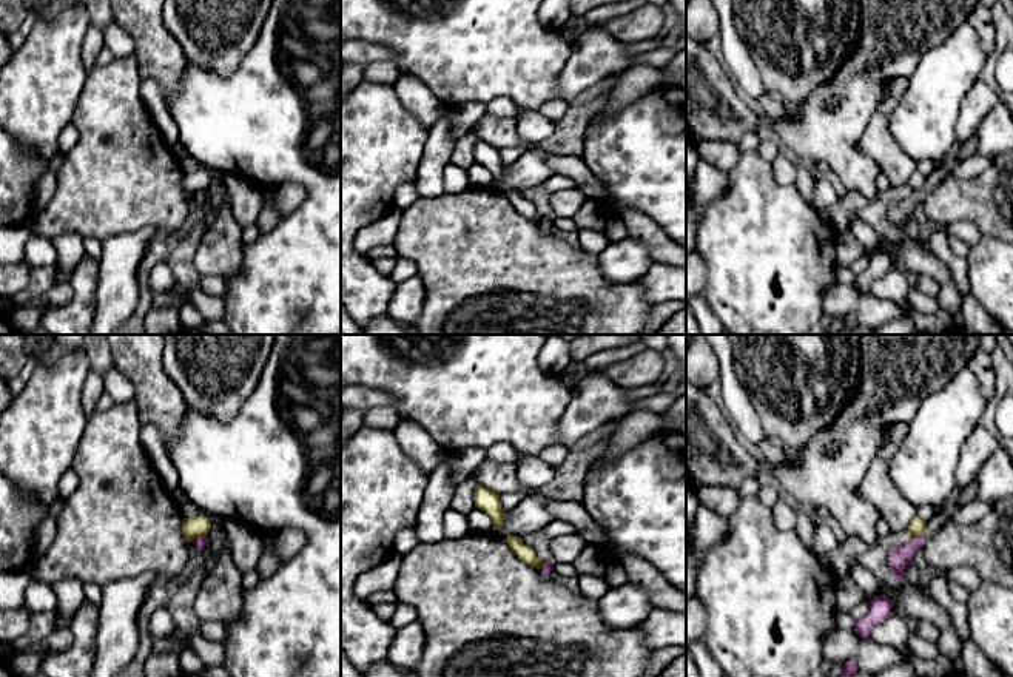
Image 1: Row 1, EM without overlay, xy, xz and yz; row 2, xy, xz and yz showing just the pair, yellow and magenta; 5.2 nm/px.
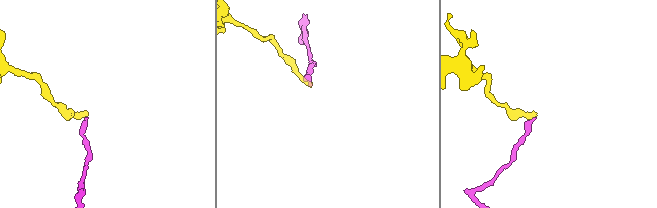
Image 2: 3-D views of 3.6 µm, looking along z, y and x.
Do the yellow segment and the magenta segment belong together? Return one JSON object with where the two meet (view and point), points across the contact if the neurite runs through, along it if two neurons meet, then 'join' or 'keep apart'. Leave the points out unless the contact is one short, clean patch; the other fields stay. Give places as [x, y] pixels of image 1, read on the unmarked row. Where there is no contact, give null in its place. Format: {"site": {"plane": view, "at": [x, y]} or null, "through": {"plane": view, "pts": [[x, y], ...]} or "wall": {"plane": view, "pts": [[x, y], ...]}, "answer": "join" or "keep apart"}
{"site": {"plane": "xy", "at": [198, 190]}, "wall": {"plane": "xy", "pts": [[205, 190], [198, 190], [191, 195]]}, "answer": "keep apart"}

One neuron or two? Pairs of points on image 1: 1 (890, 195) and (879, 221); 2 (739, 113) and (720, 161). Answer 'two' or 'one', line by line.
1: one
2: two

